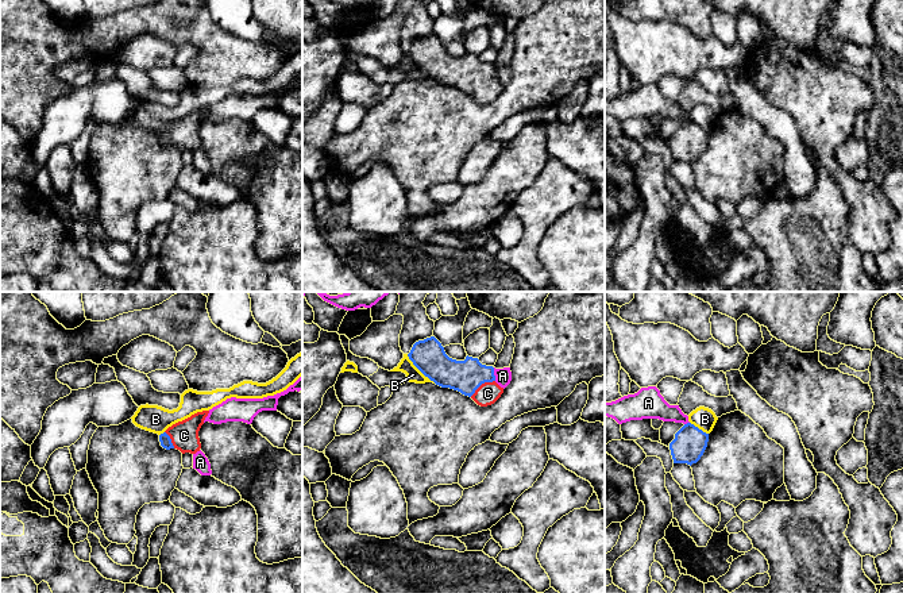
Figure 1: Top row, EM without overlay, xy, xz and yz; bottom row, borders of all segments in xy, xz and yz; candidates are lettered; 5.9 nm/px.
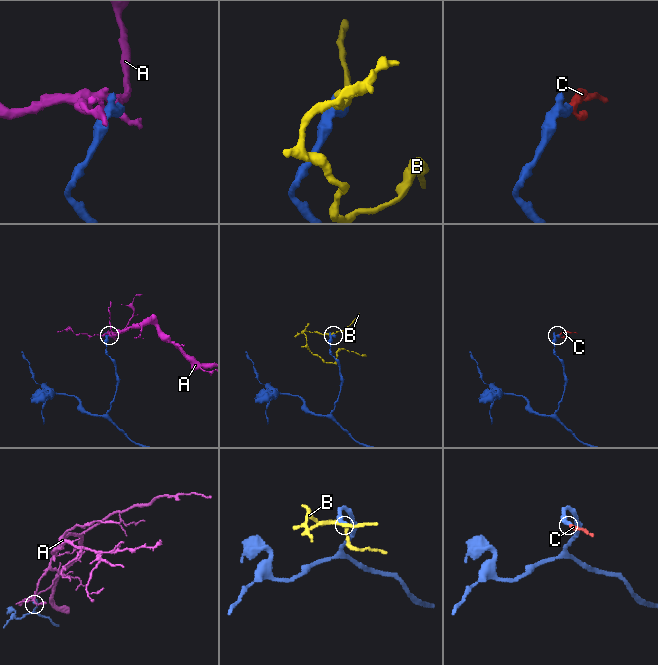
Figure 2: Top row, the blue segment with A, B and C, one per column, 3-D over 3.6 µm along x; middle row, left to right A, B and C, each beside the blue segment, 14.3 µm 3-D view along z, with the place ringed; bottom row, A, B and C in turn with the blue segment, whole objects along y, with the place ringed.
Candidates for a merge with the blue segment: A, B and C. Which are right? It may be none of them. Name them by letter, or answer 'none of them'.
C

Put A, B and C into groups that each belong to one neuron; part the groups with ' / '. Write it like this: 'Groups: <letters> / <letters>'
Groups: A / B / C

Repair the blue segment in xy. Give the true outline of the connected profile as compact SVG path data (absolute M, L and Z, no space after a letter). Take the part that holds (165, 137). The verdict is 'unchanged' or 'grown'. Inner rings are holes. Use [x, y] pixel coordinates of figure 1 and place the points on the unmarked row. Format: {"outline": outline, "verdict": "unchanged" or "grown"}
{"outline": "M202 108L178 119L159 132L161 143L166 147L177 146L182 151L196 151L201 146L198 128L209 108Z", "verdict": "grown"}

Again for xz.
{"outline": "M435 34L416 39L408 54L413 62L436 82L458 88L462 92L471 95L481 104L494 101L503 91L503 85L495 80L493 63L482 62L478 55L468 53L464 58L449 55Z", "verdict": "grown"}

